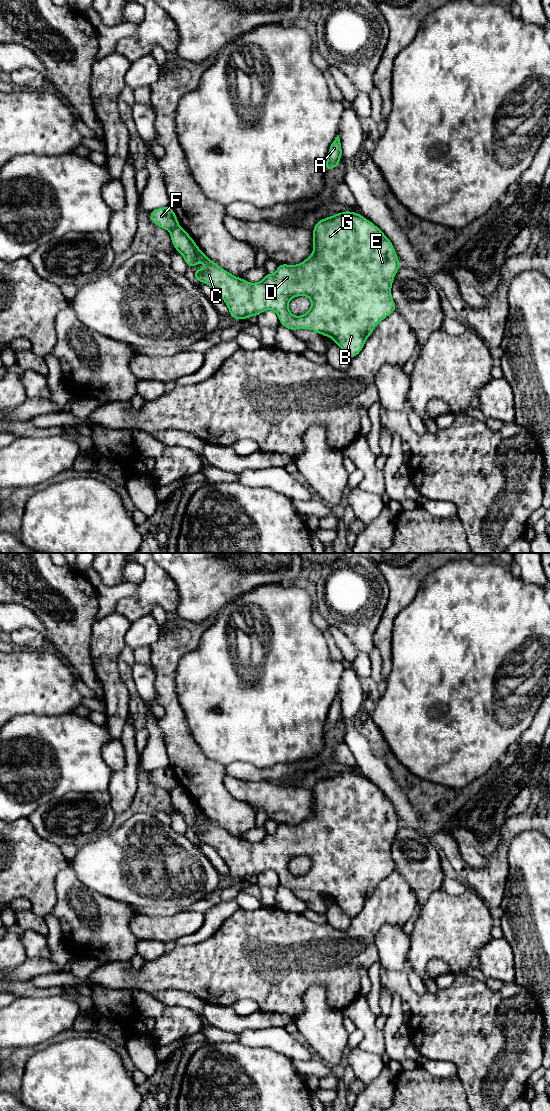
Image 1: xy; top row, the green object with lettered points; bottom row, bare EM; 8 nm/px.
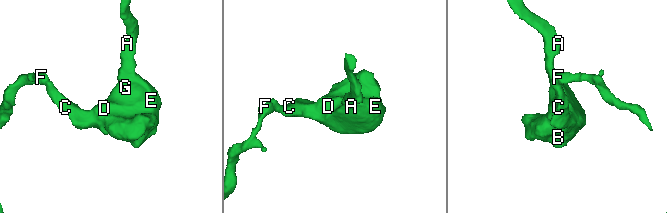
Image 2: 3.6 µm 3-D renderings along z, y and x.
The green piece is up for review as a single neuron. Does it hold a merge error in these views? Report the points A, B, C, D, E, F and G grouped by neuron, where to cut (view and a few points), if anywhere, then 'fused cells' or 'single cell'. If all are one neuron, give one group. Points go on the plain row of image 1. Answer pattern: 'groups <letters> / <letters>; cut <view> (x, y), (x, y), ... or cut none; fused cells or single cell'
groups A B C D E G / F; cut xy (178, 784), (169, 791); fused cells

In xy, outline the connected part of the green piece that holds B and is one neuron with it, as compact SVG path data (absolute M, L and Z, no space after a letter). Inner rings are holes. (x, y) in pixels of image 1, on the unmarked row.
M344 771L331 777L319 780L313 790L313 812L303 822L297 825L280 824L276 832L267 833L262 841L250 843L236 837L211 821L197 806L190 795L181 787L176 786L170 791L174 808L183 816L185 823L193 827L203 822L203 829L196 829L194 836L197 841L211 846L226 863L230 876L234 879L245 880L258 876L266 870L274 871L280 884L294 891L296 889L313 890L323 896L331 898L343 912L353 918L357 916L376 886L396 870L391 849L400 822L392 802L371 781L361 774ZM307 856L311 861L310 869L301 876L293 875L289 870L292 858Z

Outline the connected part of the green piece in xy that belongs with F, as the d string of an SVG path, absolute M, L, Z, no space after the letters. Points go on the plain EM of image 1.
M170 766L152 770L150 780L169 792L179 785L178 779Z

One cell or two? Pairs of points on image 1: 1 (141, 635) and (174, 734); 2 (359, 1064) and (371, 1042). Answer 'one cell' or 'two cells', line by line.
1: two cells
2: two cells

